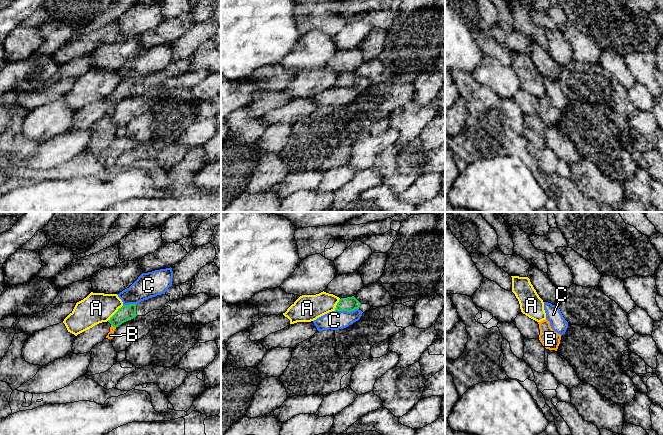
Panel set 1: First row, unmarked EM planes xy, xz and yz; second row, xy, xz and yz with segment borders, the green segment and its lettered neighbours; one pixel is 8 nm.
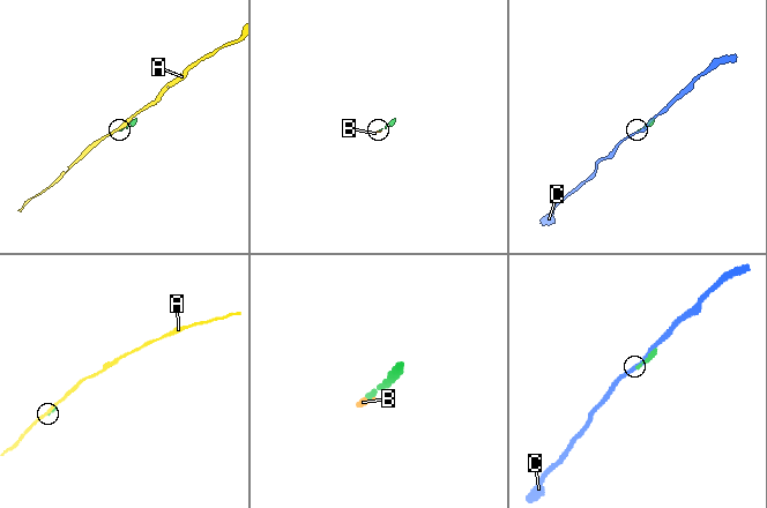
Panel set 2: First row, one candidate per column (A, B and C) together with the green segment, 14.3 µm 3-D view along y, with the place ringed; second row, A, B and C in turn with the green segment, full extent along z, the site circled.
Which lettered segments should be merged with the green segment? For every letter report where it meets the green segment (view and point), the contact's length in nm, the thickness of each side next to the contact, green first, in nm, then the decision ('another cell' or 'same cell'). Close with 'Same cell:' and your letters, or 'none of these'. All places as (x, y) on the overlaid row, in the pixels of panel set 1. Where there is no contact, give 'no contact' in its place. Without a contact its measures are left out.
A: xy (116, 312) | 180 nm | 120/240 nm | another cell
B: xy (113, 326) | 50 nm | 120/50 nm | same cell
C: xz (346, 310) | 190 nm | 120/150 nm | another cell
Same cell: B

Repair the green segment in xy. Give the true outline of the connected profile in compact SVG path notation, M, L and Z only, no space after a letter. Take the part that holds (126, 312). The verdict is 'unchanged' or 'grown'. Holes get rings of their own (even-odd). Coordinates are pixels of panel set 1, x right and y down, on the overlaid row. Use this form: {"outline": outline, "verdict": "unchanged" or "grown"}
{"outline": "M137 304L123 305L118 309L118 311L108 320L108 322L111 324L111 327L106 338L112 339L114 331L119 325L137 316L136 305Z", "verdict": "grown"}

